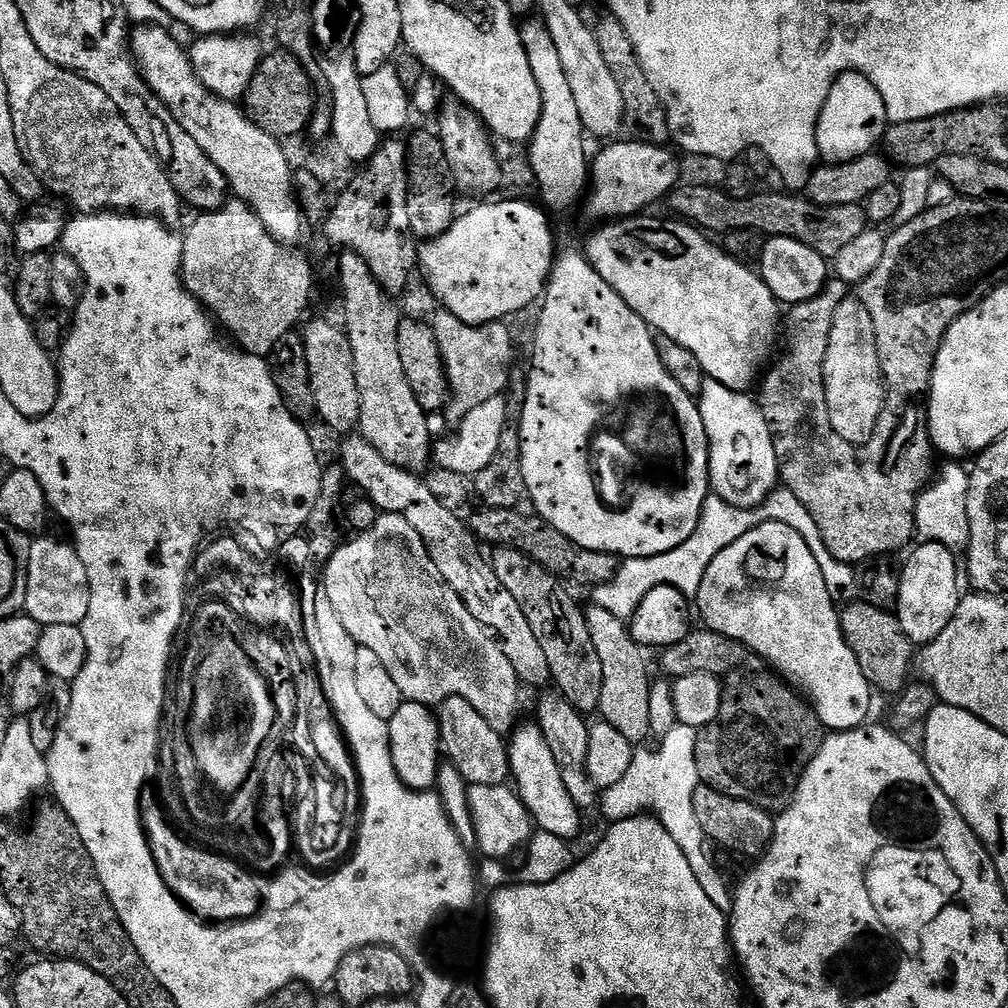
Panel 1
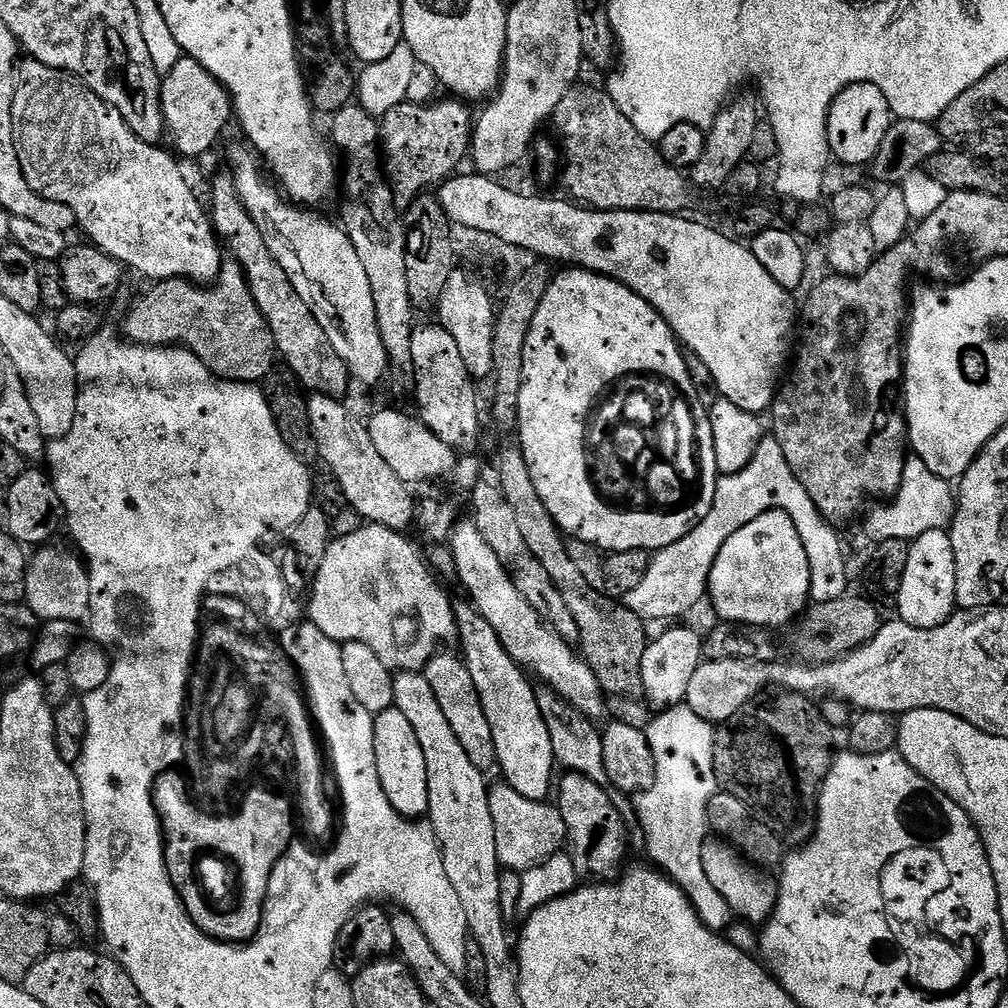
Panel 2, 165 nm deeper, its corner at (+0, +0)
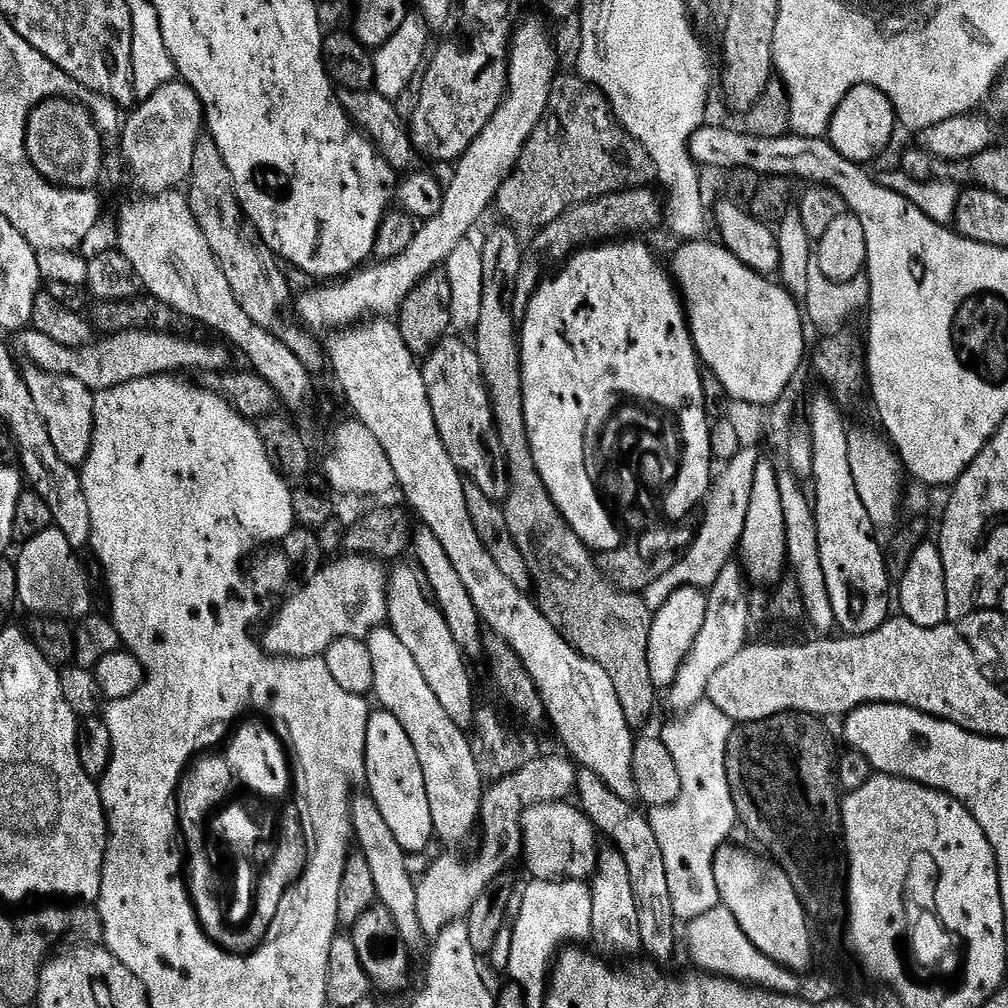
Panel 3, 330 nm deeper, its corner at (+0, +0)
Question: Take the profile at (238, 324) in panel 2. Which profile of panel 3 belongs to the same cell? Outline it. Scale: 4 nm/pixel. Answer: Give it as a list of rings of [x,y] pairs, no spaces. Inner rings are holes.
[[[146,328],[126,330],[101,335],[93,339],[92,343],[77,348],[54,342],[54,338],[46,338],[46,334],[38,334],[34,330],[21,331],[15,340],[17,346],[32,359],[29,361],[35,367],[52,372],[55,376],[78,378],[78,382],[82,382],[82,386],[86,386],[93,394],[134,382],[138,378],[182,374],[186,368],[194,372],[220,374],[231,365],[228,363],[233,353],[223,343],[211,344],[208,340],[191,340],[188,336],[176,335],[175,331],[154,332]]]

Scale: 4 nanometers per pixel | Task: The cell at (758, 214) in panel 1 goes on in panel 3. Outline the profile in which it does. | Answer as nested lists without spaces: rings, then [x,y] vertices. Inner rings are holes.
[[[560,74],[552,81],[550,98],[548,99],[548,105],[544,111],[543,118],[538,122],[538,126],[534,126],[534,132],[530,134],[530,138],[526,142],[526,146],[522,150],[520,157],[516,159],[516,167],[512,169],[512,172],[505,178],[502,186],[498,190],[494,201],[494,208],[495,211],[500,211],[501,214],[508,219],[505,221],[507,221],[509,225],[515,226],[517,229],[532,228],[531,230],[539,230],[545,228],[550,222],[554,222],[554,218],[558,218],[558,214],[562,214],[582,202],[590,202],[599,196],[614,194],[615,192],[625,192],[631,188],[646,188],[655,180],[656,168],[652,165],[650,154],[620,125],[620,121],[612,115],[610,105],[607,98],[604,97],[604,93],[589,86],[579,75],[564,76],[564,74]]]

